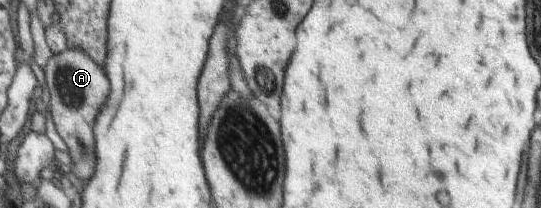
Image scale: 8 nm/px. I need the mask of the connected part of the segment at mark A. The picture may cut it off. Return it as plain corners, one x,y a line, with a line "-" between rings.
68,49
53,55
44,69
46,87
51,93
51,116
57,132
69,149
69,168
84,183
94,175
94,121
100,113
100,105
108,93
108,79
102,67
82,49

